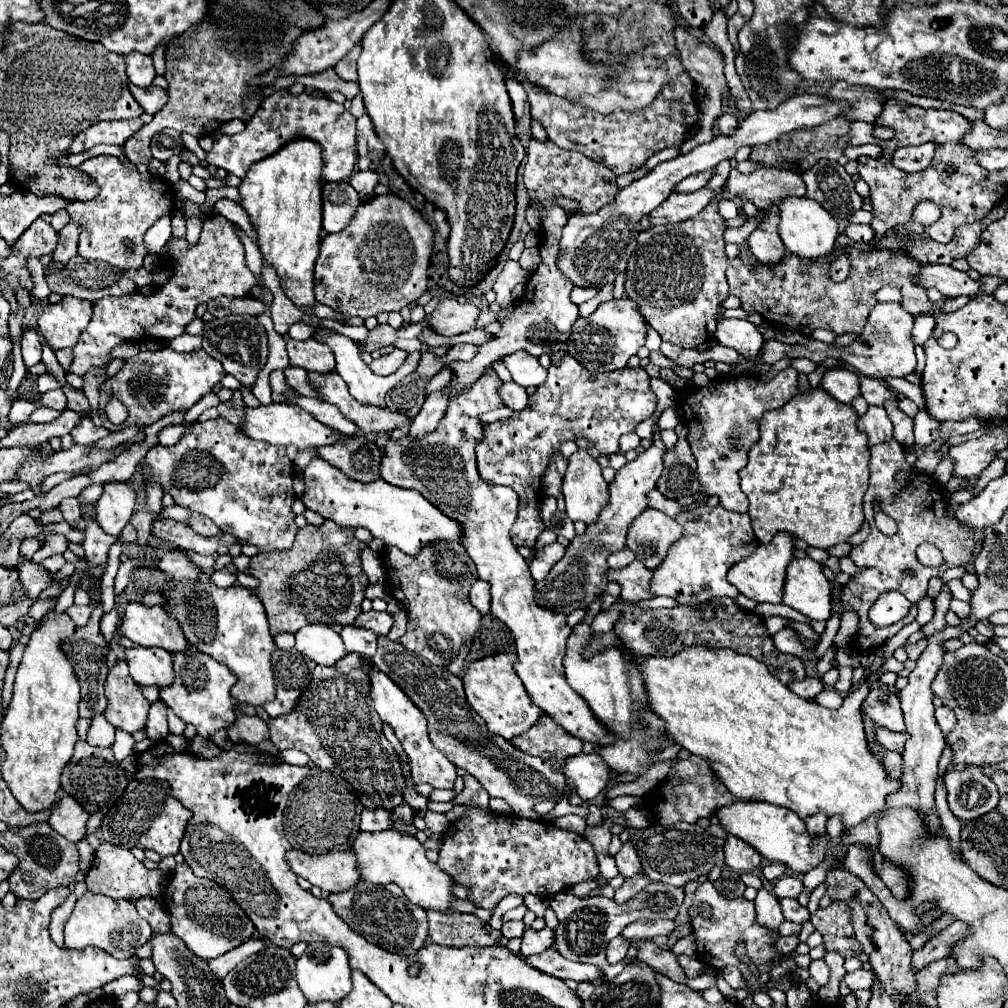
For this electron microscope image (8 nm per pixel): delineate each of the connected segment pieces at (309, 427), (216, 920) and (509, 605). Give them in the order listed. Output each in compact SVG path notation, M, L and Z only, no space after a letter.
M268 404L268 406L258 406L258 408L246 408L244 414L244 422L238 426L248 438L252 440L264 440L270 444L282 444L282 446L290 446L294 444L298 450L306 450L306 448L320 448L324 444L332 444L336 440L340 440L340 434L334 432L332 428L320 424L318 420L314 420L306 410L298 408L298 406L290 406L290 404Z
M178 864L166 884L162 904L172 916L172 932L202 960L218 958L242 942L250 940L256 932L252 920L232 900L232 896L208 878L198 878L188 864Z
M492 368L472 386L468 392L454 396L448 404L444 418L432 434L412 438L404 436L400 440L388 438L382 460L380 476L388 484L400 488L414 488L426 496L438 510L462 526L462 546L474 560L478 578L492 584L492 606L490 612L502 620L516 640L516 664L514 670L524 682L530 698L548 714L556 724L560 724L568 734L590 742L596 746L612 744L616 738L596 720L594 712L584 704L578 692L574 692L564 680L564 656L566 642L572 628L566 624L566 616L560 612L548 612L540 608L534 600L534 580L530 576L528 564L518 554L510 540L510 528L516 520L516 492L506 486L486 484L476 470L474 444L482 436L482 422L478 414L502 408L498 396L500 378Z

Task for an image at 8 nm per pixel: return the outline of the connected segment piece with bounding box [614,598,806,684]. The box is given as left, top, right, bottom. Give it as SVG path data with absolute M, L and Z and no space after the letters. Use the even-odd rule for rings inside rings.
M712 598L710 606L714 608L712 620L700 620L696 618L696 606L674 606L668 610L644 610L632 604L626 604L624 600L618 600L622 604L622 616L614 628L614 632L622 638L628 652L636 656L672 656L680 652L686 646L708 646L708 648L732 648L742 654L750 654L770 668L770 672L784 684L790 684L794 680L802 680L804 664L796 656L786 656L776 652L772 638L766 632L764 620L748 610L742 610L734 604L732 598Z

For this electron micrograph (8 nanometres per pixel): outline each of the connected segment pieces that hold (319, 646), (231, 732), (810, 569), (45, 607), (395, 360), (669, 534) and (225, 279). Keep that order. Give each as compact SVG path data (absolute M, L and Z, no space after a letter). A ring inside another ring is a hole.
M308 624L300 628L296 634L296 650L310 658L316 664L332 666L340 658L346 656L342 638L324 624Z
M234 702L234 712L236 712L236 720L226 730L232 742L246 742L246 744L256 746L264 738L268 738L268 726L266 726L266 722L262 718L246 716L236 702Z
M794 558L786 568L782 602L812 620L828 620L832 598L822 566L812 558Z
M50 598L45 600L37 600L30 608L29 615L34 620L42 620L46 616L46 612L52 610L52 606L56 606L57 598Z
M396 348L396 350L392 350L392 352L380 356L378 360L374 360L374 362L370 364L370 368L372 368L372 372L376 372L376 374L380 374L380 376L388 376L388 374L394 374L394 372L404 364L406 356L408 356L408 352Z
M646 508L634 522L628 526L626 546L632 548L636 558L650 570L654 570L660 560L666 556L670 544L682 536L680 524L674 518Z
M220 214L206 218L200 240L194 248L188 248L184 238L170 240L172 276L168 284L156 290L152 296L110 296L94 304L94 314L88 328L82 332L80 342L74 346L74 360L70 372L84 376L92 366L104 368L110 352L120 342L138 340L170 340L184 334L184 328L196 318L196 306L218 296L242 298L256 286L256 276L248 270L244 260L244 246L236 236L234 224Z

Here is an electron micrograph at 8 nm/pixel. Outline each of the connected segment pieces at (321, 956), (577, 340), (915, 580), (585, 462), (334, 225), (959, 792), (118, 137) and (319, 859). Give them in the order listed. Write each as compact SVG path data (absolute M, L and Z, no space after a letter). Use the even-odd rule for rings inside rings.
M312 942L308 944L306 952L296 960L296 980L298 986L302 990L302 994L306 996L308 1002L322 1002L322 1000L330 1000L330 1002L340 1002L350 990L352 990L352 980L350 980L350 966L348 966L348 956L342 948L338 946L330 946L324 942Z
M620 298L602 302L588 318L578 318L564 344L564 352L590 372L612 372L624 368L628 358L634 356L640 346L644 346L644 318L634 300Z
M888 440L882 444L876 444L870 448L872 450L872 460L870 460L870 486L864 494L864 514L866 514L866 522L870 524L870 536L858 544L852 546L848 558L862 568L864 572L856 574L850 578L848 584L844 584L840 588L840 602L842 602L842 612L846 612L846 608L852 608L854 612L858 612L858 638L856 638L856 648L862 652L870 652L880 648L888 638L892 638L902 626L910 624L916 618L916 606L910 608L910 612L906 614L904 620L900 620L898 624L892 624L888 628L874 628L868 620L868 610L870 606L876 602L876 598L884 592L884 590L898 590L900 594L904 594L912 604L918 604L920 598L926 596L928 590L928 582L934 576L942 576L948 568L952 566L966 566L972 558L972 552L976 548L976 538L972 534L972 528L966 526L960 520L952 520L948 518L948 508L946 508L946 500L944 500L944 490L942 486L930 478L928 474L922 474L916 470L916 466L908 464L904 460L904 448L896 442L896 440ZM898 472L906 472L906 484L900 484L896 480ZM880 498L880 508L884 508L884 512L888 516L892 516L898 522L898 532L894 536L884 536L876 524L874 524L874 510L872 510L872 500ZM922 542L932 542L936 544L942 554L946 556L946 564L942 568L926 568L918 562L916 558L916 548ZM912 568L914 576L908 576L906 570Z
M576 450L568 458L568 468L564 472L564 482L562 482L562 494L566 498L566 514L576 522L582 520L586 524L592 524L596 516L600 514L600 508L608 502L608 484L602 478L600 464L588 454L588 450Z
M346 182L322 186L322 232L342 232L360 206L358 192Z
M970 766L962 772L950 770L944 776L944 784L950 810L958 820L978 818L998 806L998 788L980 766Z
M140 118L110 120L110 122L94 124L92 128L88 128L88 132L82 132L80 136L76 136L76 140L72 142L72 154L88 150L96 144L122 146L134 132L140 130L140 126L144 126L144 122Z
M288 850L286 862L290 870L318 886L324 894L350 888L358 882L356 858L352 852L328 852L328 854L306 854L300 850Z

